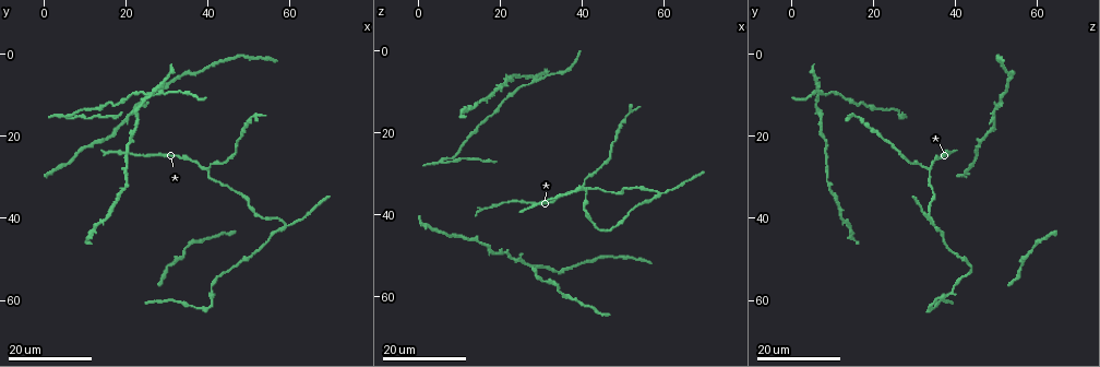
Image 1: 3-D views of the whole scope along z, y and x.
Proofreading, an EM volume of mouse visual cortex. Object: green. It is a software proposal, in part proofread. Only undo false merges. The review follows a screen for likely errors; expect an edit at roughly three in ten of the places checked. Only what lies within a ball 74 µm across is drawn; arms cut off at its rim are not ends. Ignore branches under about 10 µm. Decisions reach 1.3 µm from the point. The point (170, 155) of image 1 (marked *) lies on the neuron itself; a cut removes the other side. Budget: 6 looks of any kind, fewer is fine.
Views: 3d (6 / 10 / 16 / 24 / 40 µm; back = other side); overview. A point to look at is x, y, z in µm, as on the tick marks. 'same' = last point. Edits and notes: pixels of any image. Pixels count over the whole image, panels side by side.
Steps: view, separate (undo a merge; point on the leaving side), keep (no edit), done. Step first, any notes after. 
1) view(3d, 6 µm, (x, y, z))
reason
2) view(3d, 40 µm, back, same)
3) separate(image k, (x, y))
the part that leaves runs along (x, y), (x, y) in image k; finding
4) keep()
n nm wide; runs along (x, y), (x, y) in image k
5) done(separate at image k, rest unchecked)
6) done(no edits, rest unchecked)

view(3d, 24 µm, (59.5, 42.5, 35.0))
side arm on a straight run

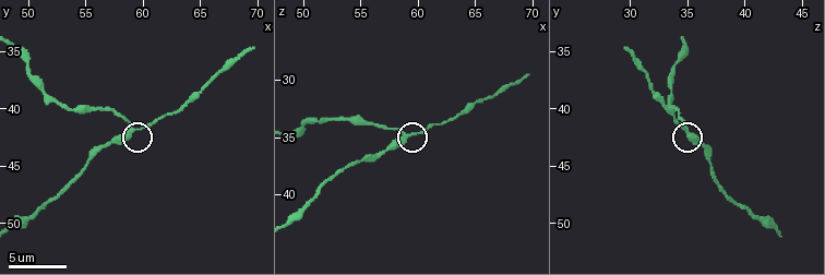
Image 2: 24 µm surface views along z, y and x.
view(3d, 6 µm, (59.0, 42.0, 35.0))
closer look

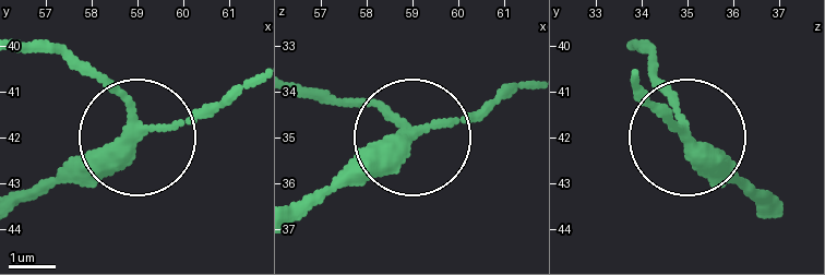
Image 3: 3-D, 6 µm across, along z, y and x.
keep()
runs along (295, 87), (378, 103), (416, 131), (482, 119), (529, 87) in image 3; continuous, no second neuron

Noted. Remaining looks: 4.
view(3d, 16 µm, (39.5, 28.0, 33.0))
thin arm on a thick one

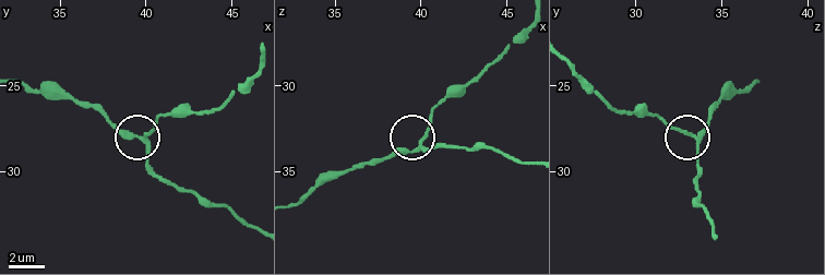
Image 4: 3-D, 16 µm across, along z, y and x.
view(3d, 10 µm, (40.1, 28.1, 33.4))

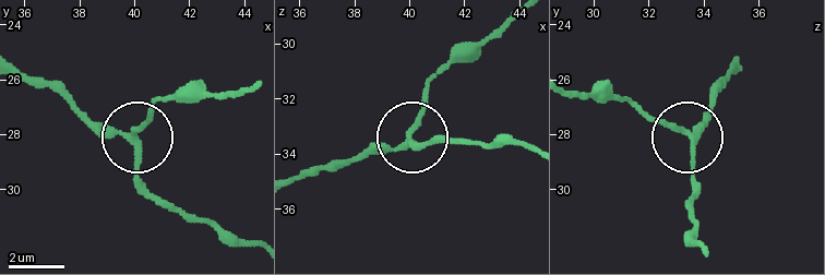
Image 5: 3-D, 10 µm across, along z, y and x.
keep()
3 arms; all the same neuron

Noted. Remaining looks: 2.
view(3d, 16 µm, (29.0, 9.0, 7.0))
a fork

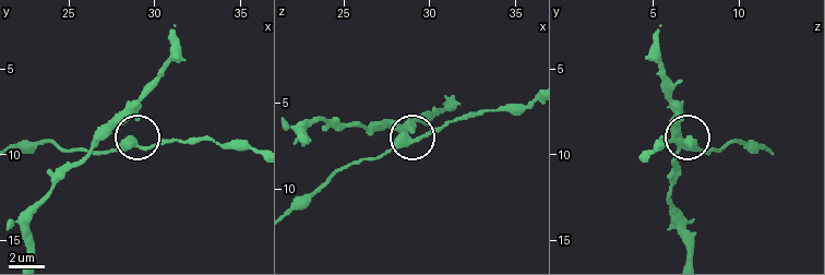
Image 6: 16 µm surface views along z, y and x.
view(3d, 10 µm, (28.6, 9.1, 7.1))
zoom in

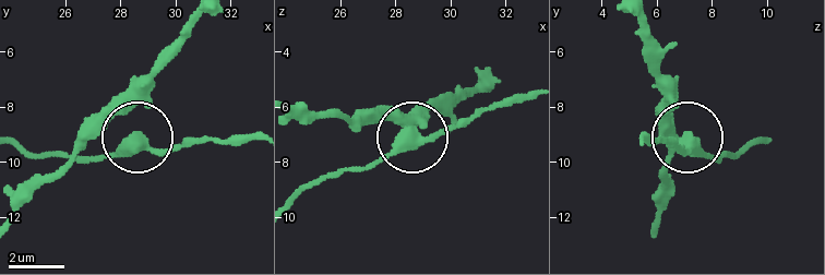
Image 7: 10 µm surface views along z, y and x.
keep()
side arm 15 µm; runs along (23, 146), (107, 158), (135, 139), (164, 151), (217, 144) in image 7; all the same neuron

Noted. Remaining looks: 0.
done(no edits, rest unchecked)

